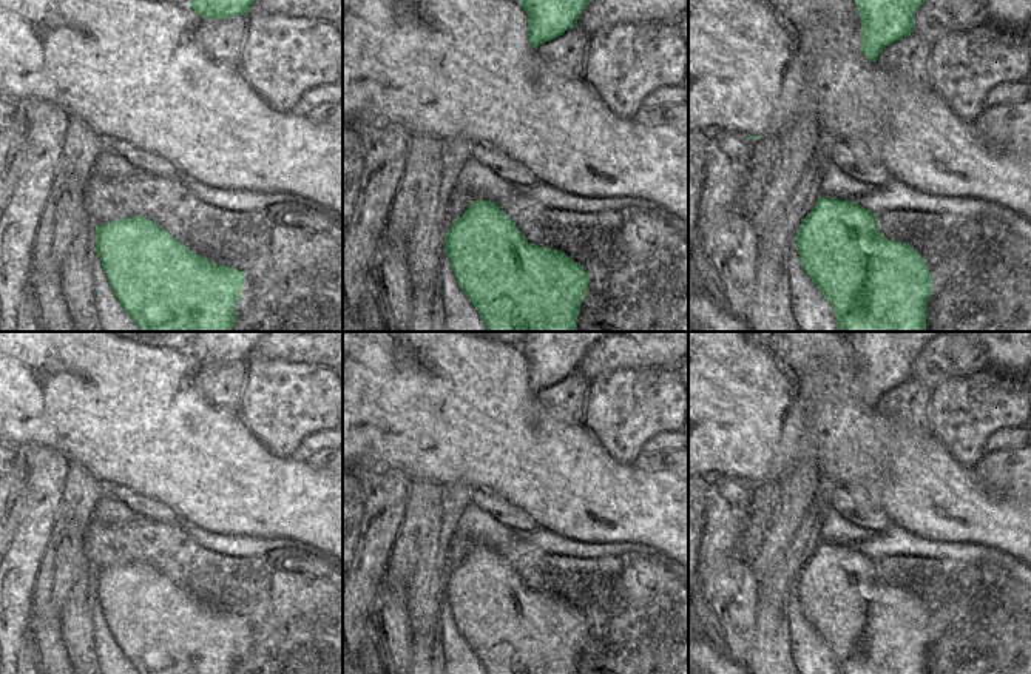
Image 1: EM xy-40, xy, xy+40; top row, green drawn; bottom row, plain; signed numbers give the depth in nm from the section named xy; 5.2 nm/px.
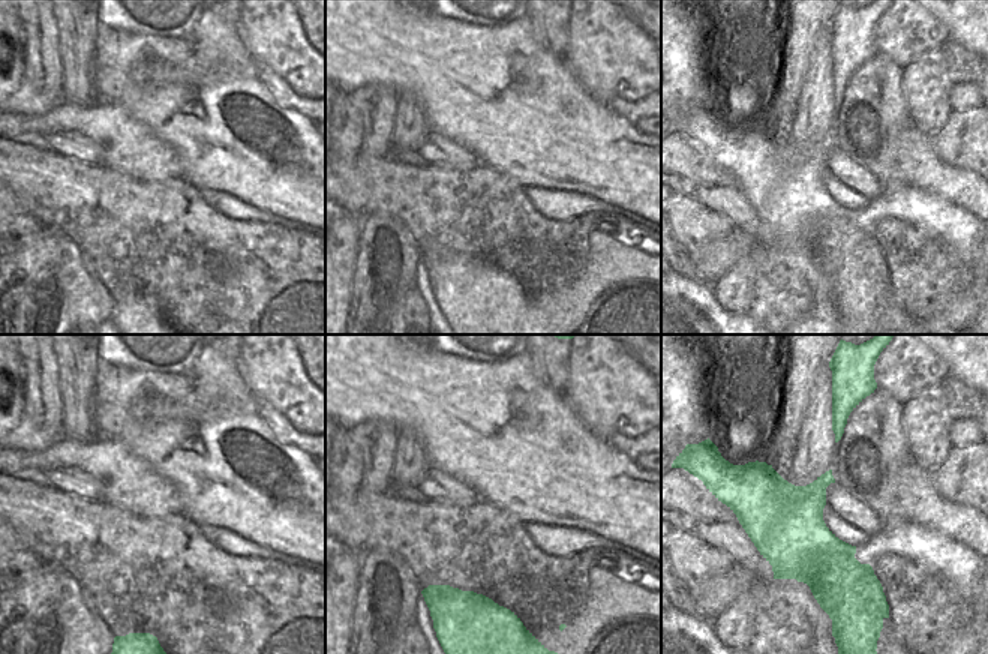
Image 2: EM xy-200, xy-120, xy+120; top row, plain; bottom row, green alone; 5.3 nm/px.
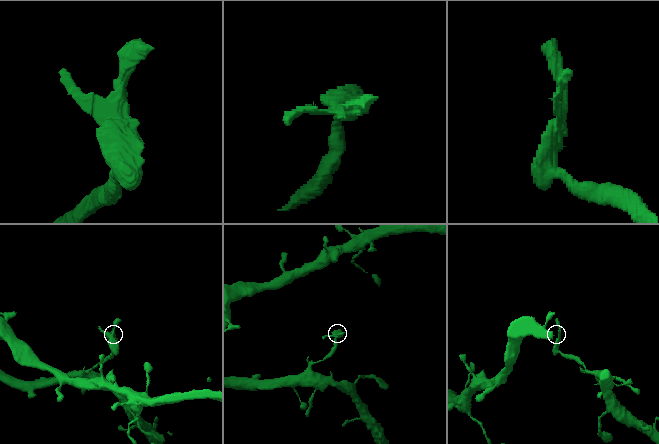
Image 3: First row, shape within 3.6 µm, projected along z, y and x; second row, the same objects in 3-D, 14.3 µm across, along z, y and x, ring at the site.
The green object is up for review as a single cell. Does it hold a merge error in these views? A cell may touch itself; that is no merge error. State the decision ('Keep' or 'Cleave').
Cleave

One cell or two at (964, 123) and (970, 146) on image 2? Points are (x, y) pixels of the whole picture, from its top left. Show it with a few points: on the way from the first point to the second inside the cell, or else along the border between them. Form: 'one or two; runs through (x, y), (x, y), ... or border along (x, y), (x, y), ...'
one; runs through (964, 129), (970, 140)

